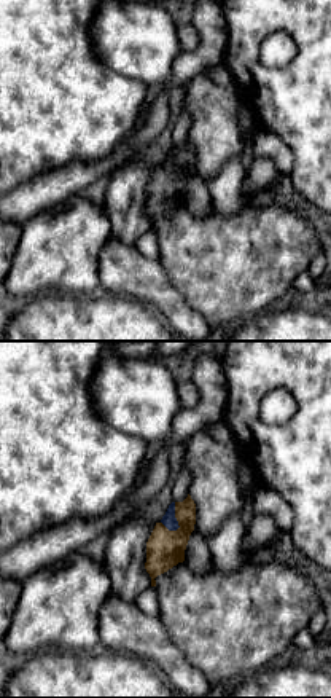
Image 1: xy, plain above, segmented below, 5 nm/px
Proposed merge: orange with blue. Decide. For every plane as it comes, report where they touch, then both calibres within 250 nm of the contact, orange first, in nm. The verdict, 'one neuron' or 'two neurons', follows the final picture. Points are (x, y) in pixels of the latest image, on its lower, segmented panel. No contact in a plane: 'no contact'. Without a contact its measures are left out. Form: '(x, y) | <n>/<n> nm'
(177, 520) | 190/70 nm

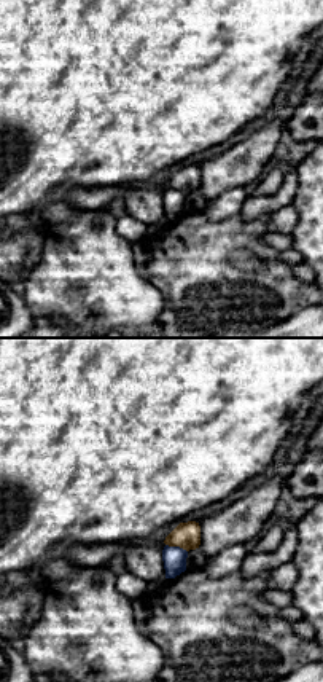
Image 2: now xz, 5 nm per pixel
(177, 545) | 140/120 nm

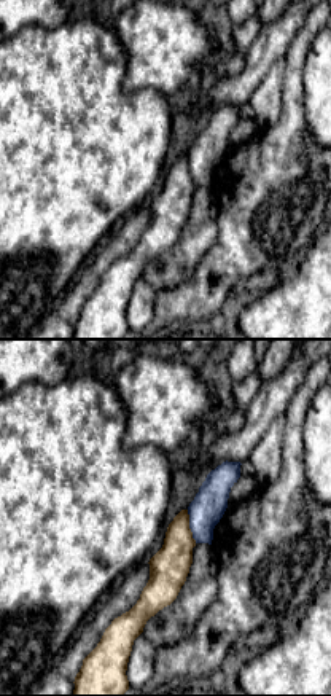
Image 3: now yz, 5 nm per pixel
(188, 526) | 200/170 nm

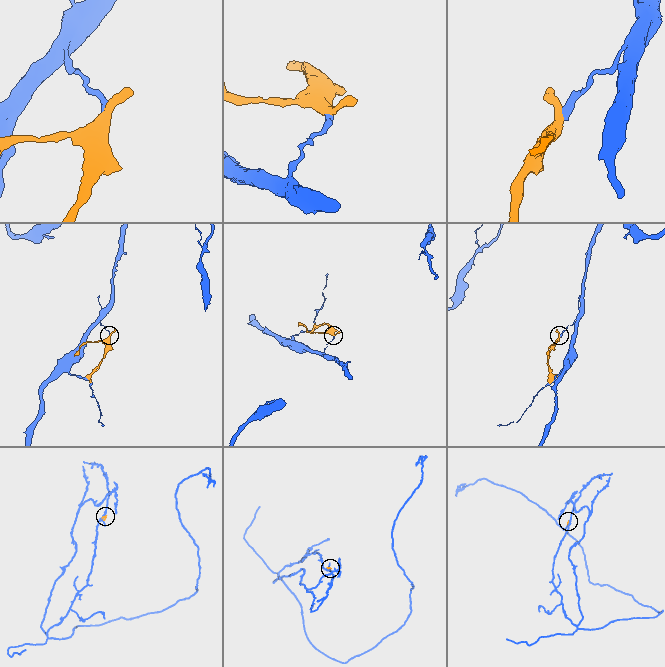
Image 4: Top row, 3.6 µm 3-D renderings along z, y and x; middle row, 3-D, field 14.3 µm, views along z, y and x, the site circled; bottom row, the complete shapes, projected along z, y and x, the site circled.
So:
two neurons

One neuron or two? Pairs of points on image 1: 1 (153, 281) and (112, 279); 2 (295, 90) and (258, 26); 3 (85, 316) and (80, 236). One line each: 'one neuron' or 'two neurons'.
1: one neuron
2: one neuron
3: two neurons

